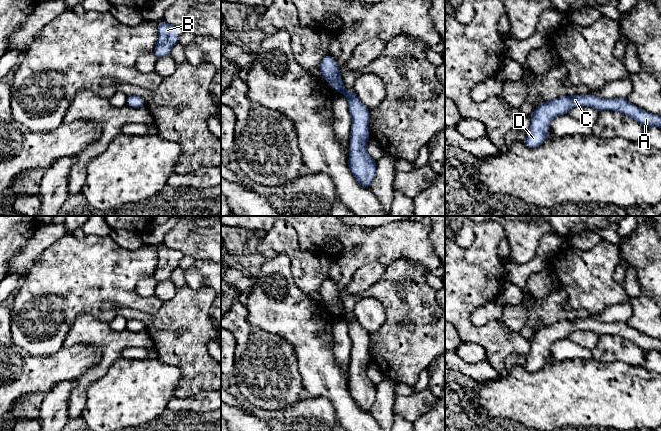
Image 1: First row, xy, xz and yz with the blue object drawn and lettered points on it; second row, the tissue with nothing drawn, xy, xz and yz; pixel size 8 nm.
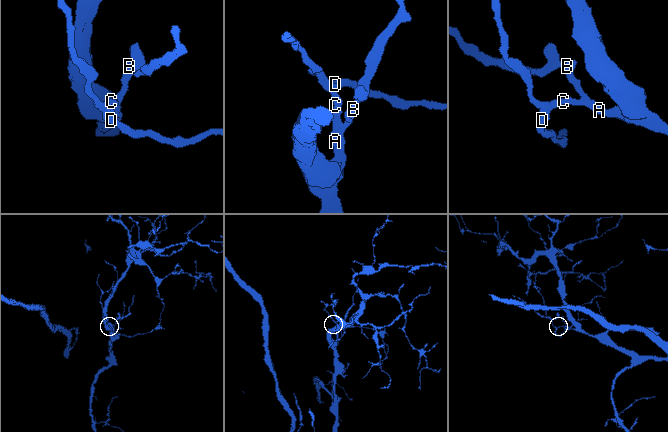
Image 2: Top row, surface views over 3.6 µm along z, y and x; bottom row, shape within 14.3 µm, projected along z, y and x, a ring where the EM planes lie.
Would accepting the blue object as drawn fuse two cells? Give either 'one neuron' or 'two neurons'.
one neuron

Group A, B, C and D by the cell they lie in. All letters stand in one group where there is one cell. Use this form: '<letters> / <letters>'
A B C D

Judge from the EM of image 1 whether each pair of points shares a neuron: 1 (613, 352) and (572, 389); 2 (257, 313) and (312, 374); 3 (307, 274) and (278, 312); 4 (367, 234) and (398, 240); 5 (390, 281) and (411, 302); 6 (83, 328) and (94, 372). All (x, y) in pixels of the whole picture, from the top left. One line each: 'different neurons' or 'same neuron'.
1: different neurons
2: same neuron
3: different neurons
4: same neuron
5: same neuron
6: same neuron

